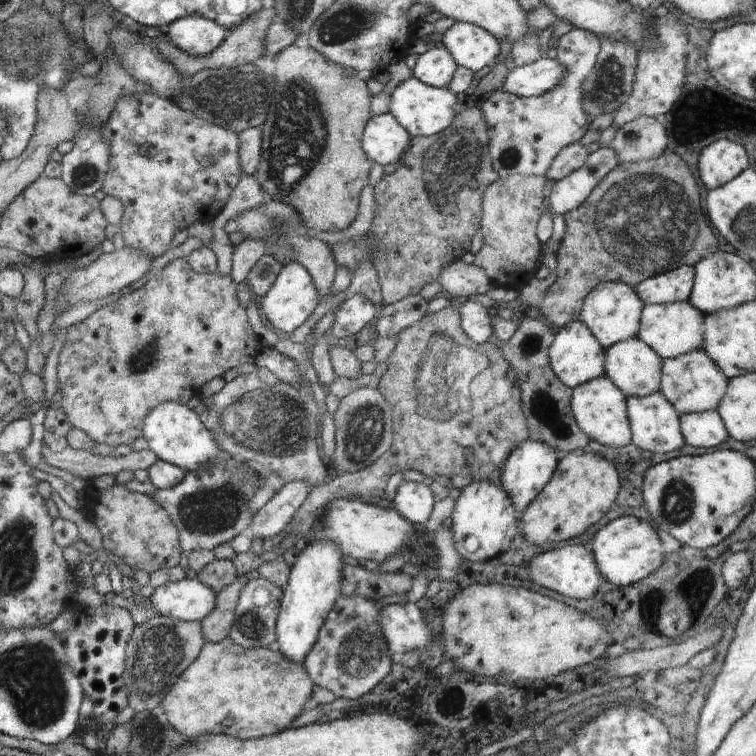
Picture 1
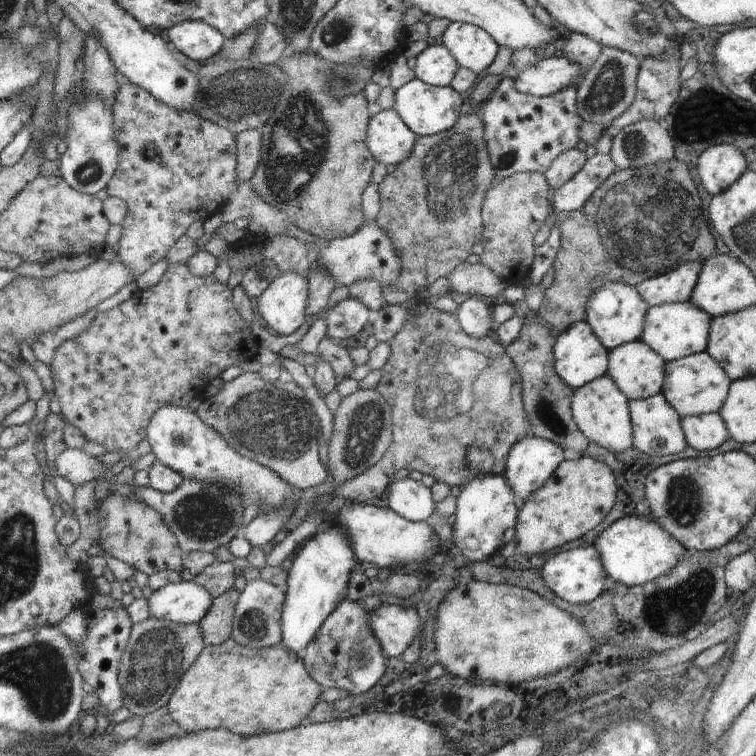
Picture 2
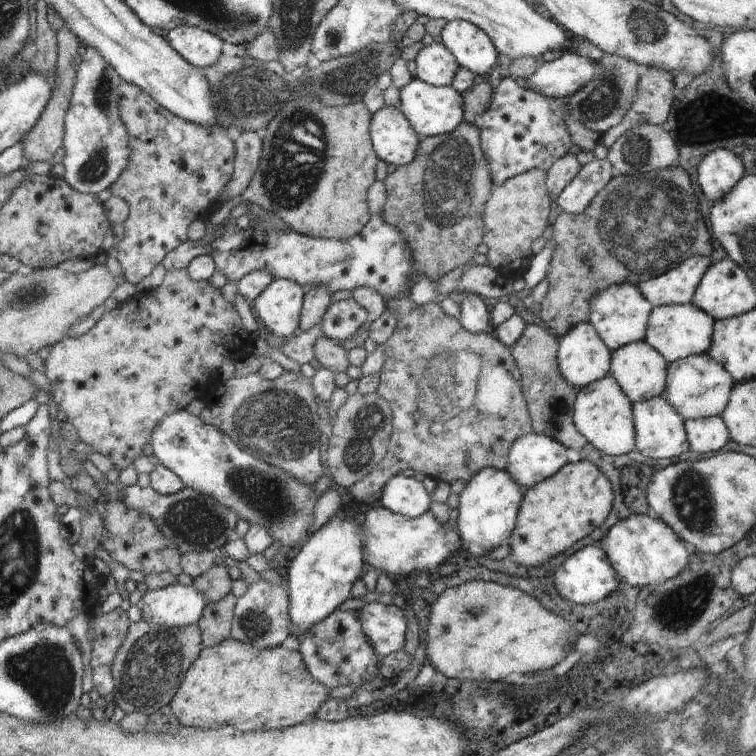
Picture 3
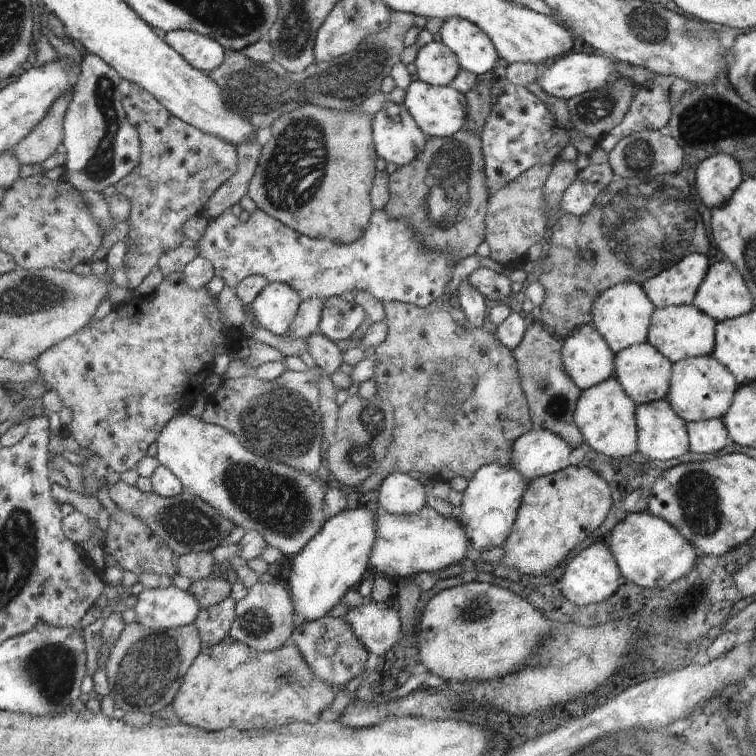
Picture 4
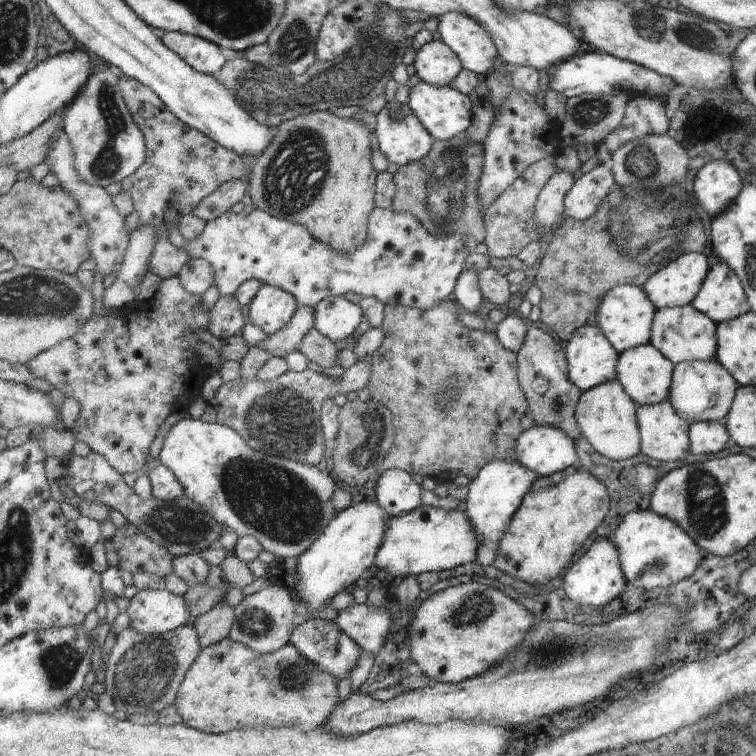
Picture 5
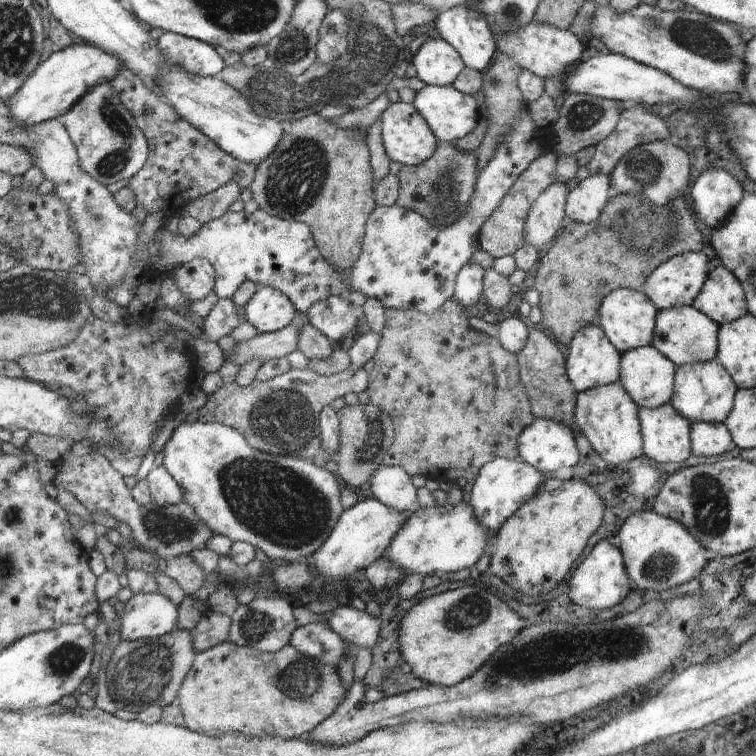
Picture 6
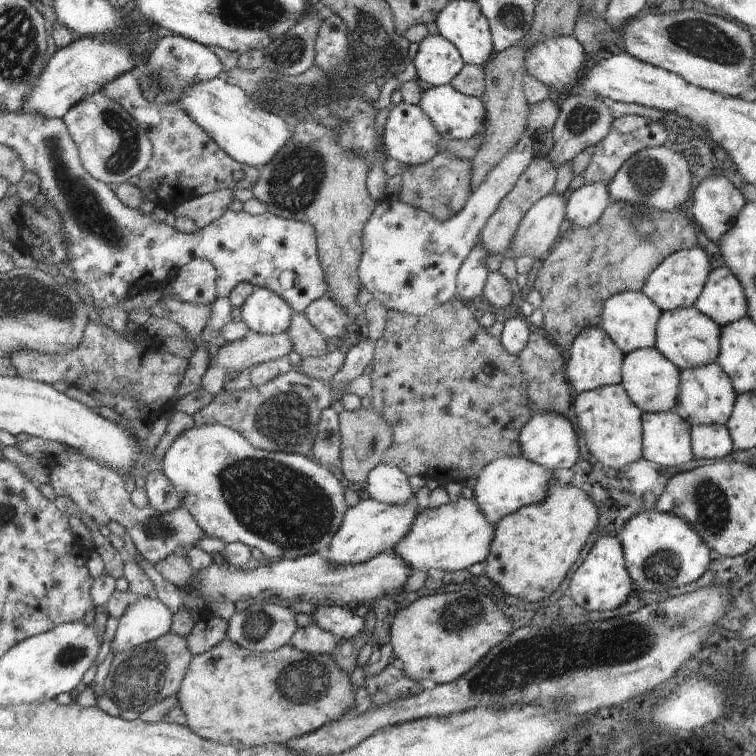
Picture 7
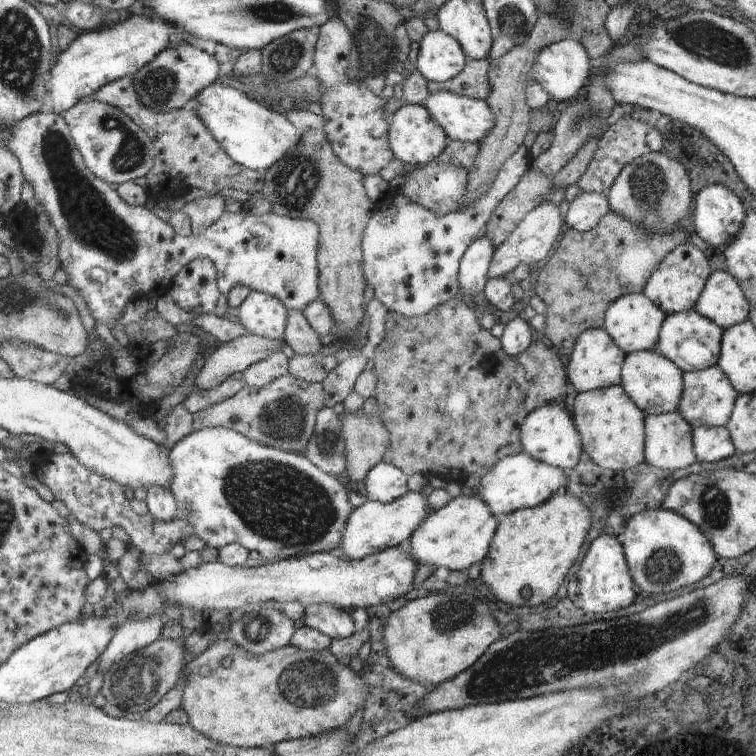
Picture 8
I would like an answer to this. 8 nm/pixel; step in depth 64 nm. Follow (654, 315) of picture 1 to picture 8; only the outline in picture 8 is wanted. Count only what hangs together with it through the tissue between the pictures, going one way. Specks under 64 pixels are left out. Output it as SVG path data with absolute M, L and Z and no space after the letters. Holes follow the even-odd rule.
M694 309L688 312L674 313L673 315L667 315L662 323L658 344L654 350L665 356L668 360L671 360L680 370L683 372L697 371L698 369L705 369L717 364L717 360L721 351L721 338L723 328L720 328L717 324L714 324L709 318L698 314ZM686 344L698 344L698 346L704 346L706 350L706 362L704 366L694 366L694 364L700 364L698 360L694 360L688 352L686 356L682 356L682 346Z

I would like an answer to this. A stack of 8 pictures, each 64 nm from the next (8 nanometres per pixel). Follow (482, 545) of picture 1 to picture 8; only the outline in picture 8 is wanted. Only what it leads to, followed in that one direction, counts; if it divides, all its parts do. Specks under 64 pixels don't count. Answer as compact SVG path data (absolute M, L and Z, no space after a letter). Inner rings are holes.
M526 452L501 458L480 479L475 492L490 507L498 521L518 509L531 509L544 504L559 488L565 488L568 482L562 469L533 459Z

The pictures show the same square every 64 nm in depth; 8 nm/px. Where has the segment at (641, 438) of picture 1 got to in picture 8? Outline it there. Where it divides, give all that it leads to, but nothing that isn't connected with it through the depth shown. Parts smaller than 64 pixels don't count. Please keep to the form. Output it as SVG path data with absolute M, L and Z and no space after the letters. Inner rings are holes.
M676 413L645 415L645 462L665 471L694 464L693 427Z

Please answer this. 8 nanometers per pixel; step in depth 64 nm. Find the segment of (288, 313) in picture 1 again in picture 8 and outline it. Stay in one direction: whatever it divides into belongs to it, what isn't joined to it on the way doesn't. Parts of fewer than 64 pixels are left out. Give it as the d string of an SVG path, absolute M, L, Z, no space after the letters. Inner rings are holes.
M250 291L238 307L240 324L253 335L270 340L283 339L288 309L277 298Z

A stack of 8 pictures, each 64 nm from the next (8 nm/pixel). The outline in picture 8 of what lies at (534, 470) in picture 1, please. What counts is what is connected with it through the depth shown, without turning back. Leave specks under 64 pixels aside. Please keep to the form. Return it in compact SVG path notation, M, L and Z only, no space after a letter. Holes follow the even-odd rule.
M546 403L530 411L521 424L520 440L524 452L533 459L551 464L563 471L574 468L583 453L573 416L566 411L565 406L558 403Z

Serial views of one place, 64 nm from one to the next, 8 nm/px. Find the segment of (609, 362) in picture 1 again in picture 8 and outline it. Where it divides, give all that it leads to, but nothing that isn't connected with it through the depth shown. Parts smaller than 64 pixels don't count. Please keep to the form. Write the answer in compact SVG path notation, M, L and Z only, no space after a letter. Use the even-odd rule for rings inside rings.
M654 349L626 355L621 368L621 385L645 415L676 413L682 396L683 370Z

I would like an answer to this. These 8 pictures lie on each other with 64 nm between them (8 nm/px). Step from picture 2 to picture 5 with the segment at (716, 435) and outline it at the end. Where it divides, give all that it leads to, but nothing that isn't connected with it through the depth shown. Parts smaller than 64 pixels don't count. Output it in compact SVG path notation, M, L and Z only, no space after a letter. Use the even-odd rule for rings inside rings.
M718 420L690 423L688 435L693 454L718 454L731 440L724 421Z

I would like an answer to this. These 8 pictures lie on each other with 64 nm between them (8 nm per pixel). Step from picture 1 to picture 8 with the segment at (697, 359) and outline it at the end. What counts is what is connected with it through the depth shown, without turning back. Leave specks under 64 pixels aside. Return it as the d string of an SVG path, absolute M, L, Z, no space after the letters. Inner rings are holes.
M717 364L705 369L685 372L683 383L684 388L677 412L691 427L725 427L728 424L739 393Z

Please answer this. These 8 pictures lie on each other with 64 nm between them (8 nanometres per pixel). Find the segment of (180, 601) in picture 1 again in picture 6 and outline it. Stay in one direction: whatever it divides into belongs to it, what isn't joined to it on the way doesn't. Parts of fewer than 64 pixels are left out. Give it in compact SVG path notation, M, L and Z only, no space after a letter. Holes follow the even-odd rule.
M159 592L134 595L123 611L119 618L122 641L158 638L176 628L177 606Z

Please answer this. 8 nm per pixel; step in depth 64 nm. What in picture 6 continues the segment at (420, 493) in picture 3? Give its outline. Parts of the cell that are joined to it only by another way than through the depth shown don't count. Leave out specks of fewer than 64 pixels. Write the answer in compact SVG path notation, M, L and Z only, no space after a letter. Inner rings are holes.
M381 464L372 473L370 492L378 502L399 513L409 515L419 508L417 489L412 485L412 478L400 467Z

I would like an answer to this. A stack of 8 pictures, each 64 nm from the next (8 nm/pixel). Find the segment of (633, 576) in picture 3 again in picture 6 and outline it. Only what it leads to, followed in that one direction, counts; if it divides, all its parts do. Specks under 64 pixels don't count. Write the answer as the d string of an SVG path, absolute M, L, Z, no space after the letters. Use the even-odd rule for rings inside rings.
M653 510L632 514L620 528L615 542L622 551L624 568L634 589L666 591L694 580L710 560L707 548L677 520Z

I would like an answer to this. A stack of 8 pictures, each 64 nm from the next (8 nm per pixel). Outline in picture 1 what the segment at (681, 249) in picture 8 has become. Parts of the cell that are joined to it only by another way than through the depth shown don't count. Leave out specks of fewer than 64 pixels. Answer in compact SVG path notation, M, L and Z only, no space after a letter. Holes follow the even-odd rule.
M684 265L667 273L647 278L639 282L634 289L645 305L681 303L688 301L694 279L693 265Z

